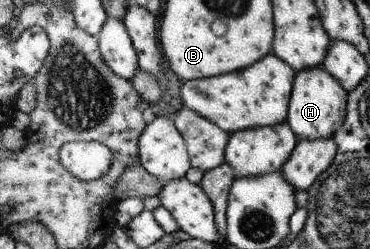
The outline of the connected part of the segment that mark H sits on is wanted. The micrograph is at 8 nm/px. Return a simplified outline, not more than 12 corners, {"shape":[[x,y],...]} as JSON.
{"shape":[[323,65],[298,71],[286,122],[298,141],[333,137],[348,92]]}

